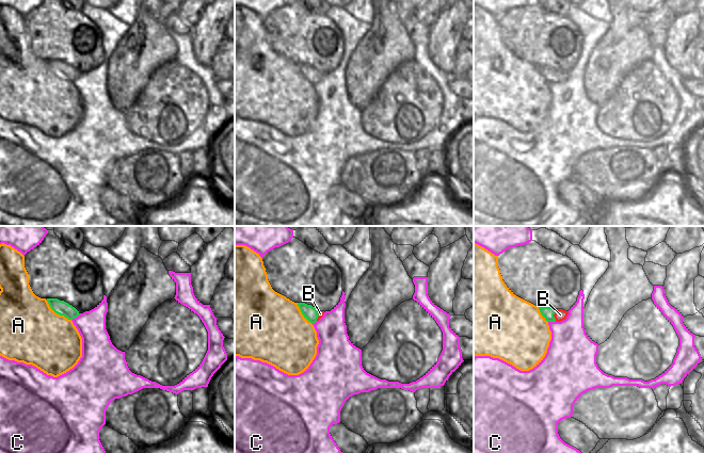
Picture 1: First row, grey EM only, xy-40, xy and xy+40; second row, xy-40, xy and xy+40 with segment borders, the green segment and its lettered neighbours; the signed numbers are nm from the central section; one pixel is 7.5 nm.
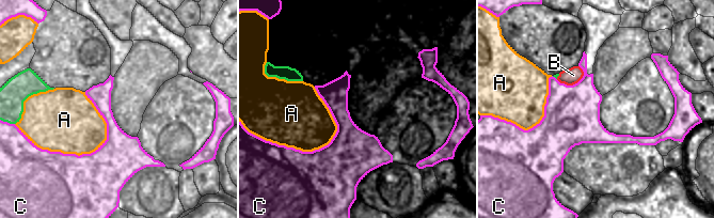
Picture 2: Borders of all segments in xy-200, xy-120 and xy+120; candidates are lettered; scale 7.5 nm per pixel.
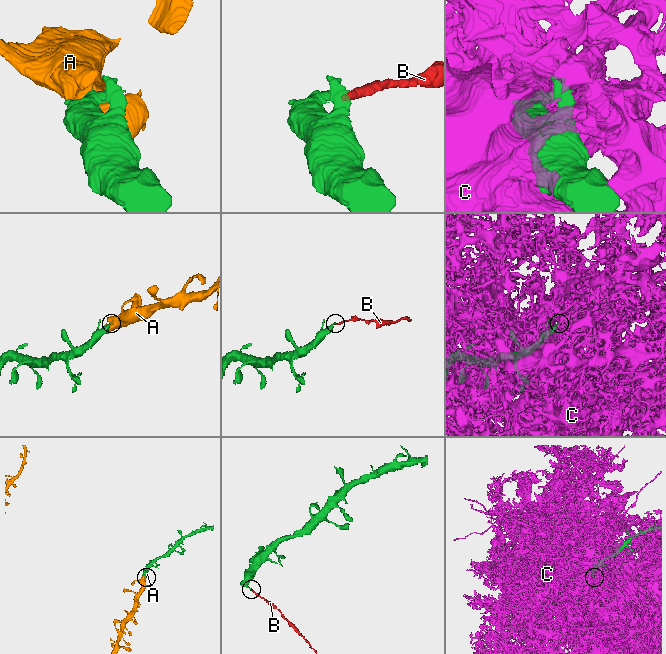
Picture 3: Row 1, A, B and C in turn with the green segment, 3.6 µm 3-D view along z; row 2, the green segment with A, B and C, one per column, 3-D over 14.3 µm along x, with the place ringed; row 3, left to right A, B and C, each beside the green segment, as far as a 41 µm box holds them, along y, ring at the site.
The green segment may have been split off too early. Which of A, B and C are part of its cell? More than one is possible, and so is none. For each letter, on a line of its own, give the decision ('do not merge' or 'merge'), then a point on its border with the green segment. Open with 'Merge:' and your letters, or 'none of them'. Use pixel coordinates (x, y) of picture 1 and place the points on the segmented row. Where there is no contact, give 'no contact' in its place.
Merge: A
A: merge; meets green in xy-40 at (57, 312)
B: do not merge; meets green in xy+40 at (553, 316)
C: do not merge; meets green in xy-40 at (76, 317)

